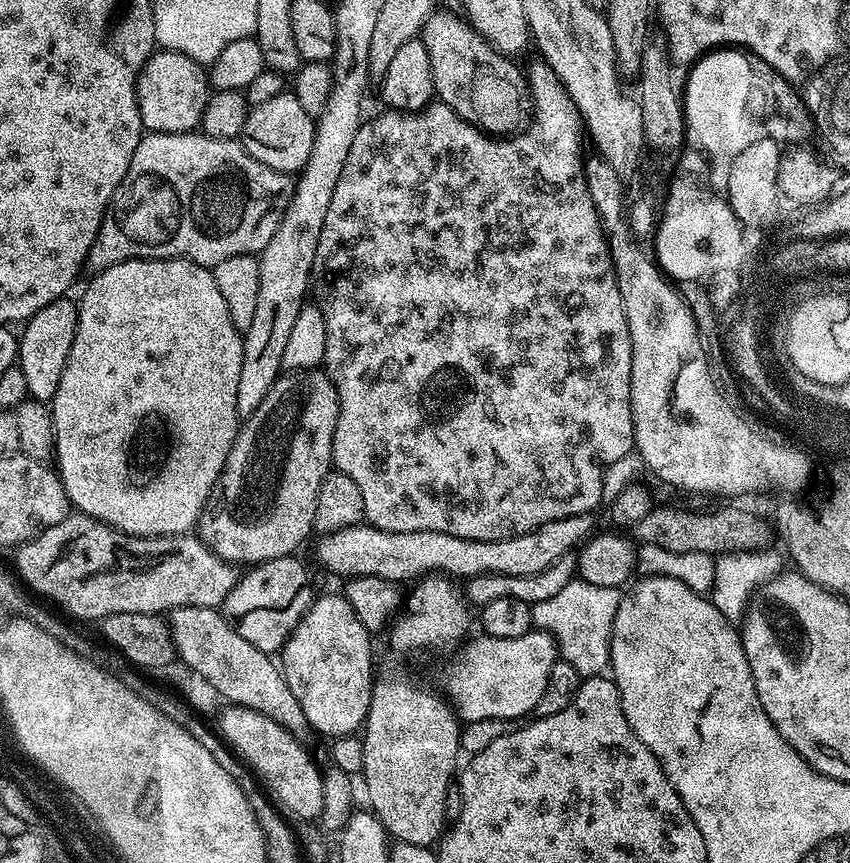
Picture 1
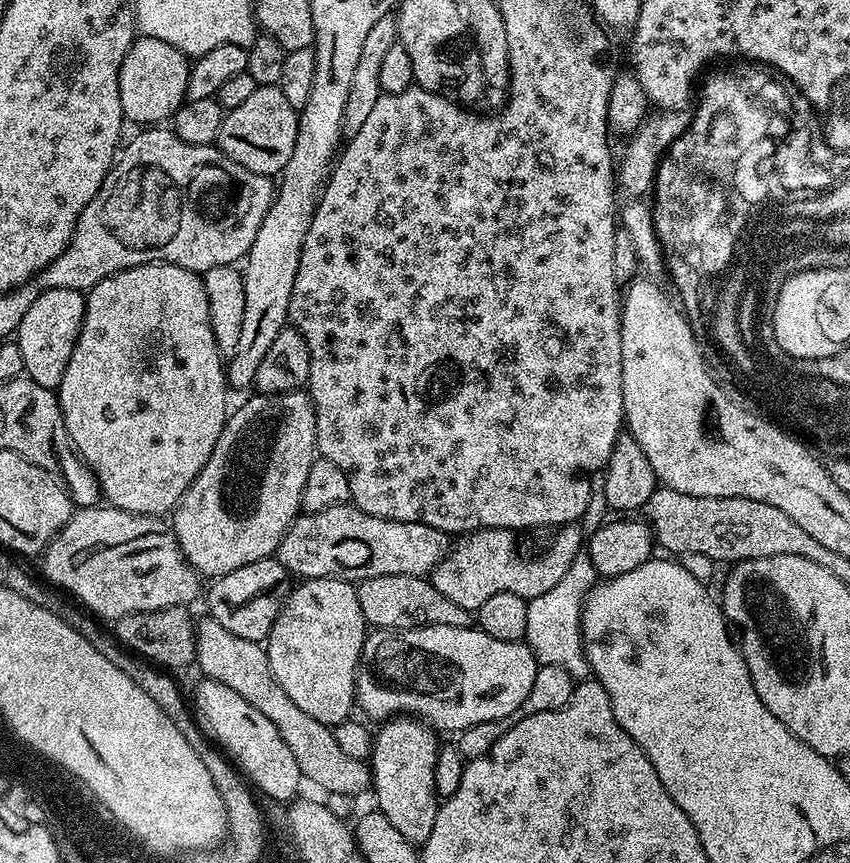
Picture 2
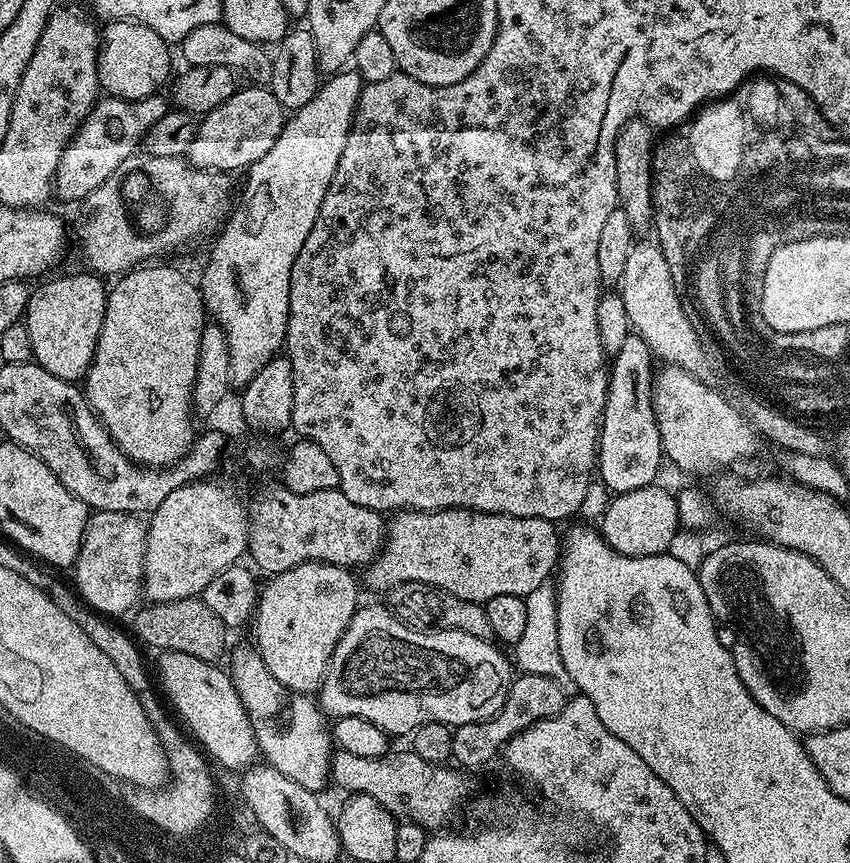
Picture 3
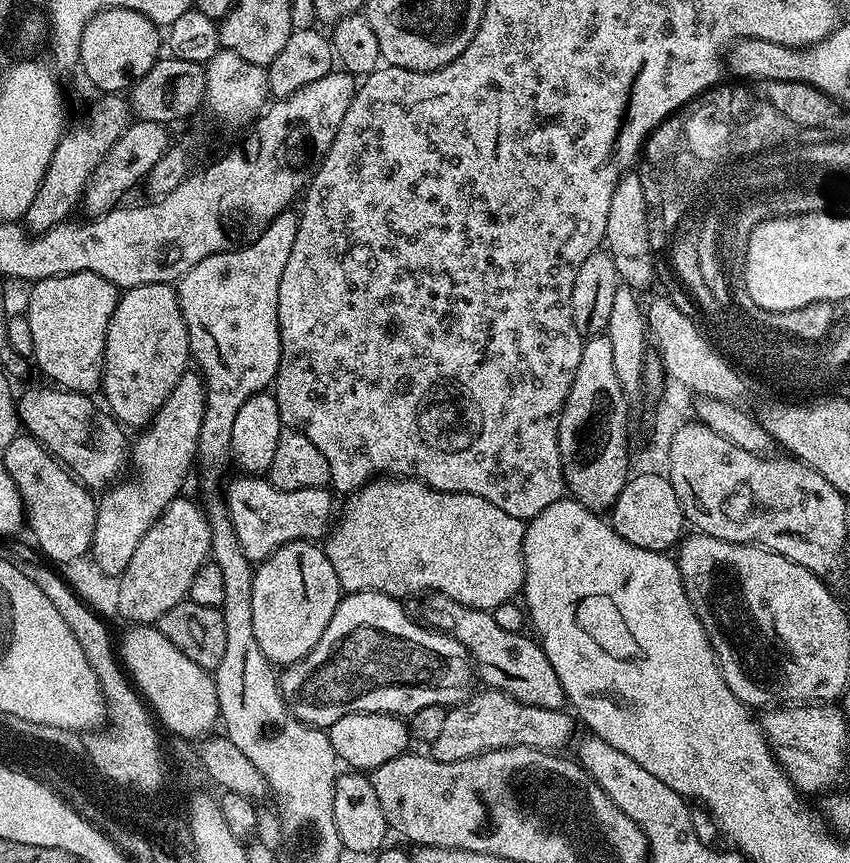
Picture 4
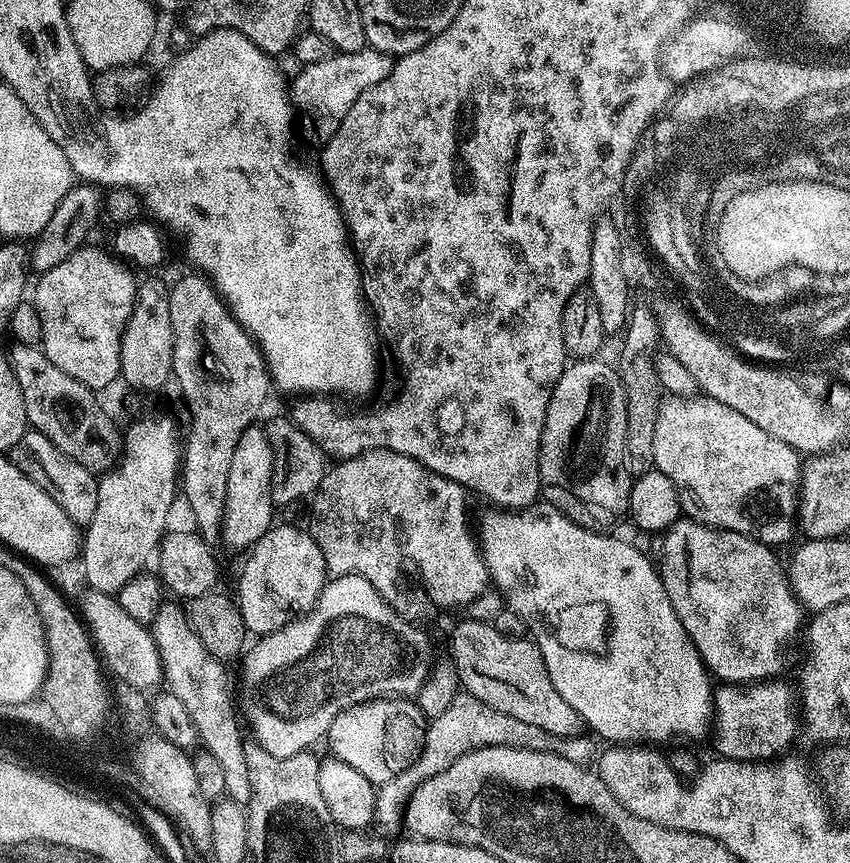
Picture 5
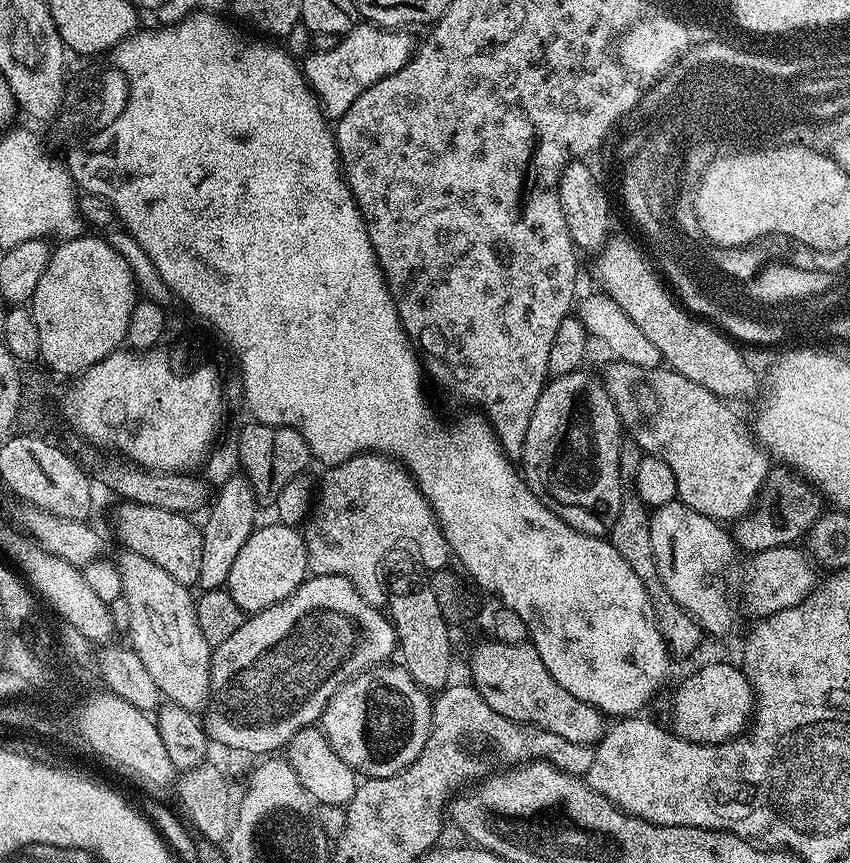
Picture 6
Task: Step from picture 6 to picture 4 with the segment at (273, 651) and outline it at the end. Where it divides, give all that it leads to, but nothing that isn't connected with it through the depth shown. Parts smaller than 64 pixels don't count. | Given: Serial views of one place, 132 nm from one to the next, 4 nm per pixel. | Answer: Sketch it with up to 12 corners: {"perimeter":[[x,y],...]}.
{"perimeter":[[341,595],[279,673],[302,722],[407,718],[473,695],[452,636],[395,596]]}

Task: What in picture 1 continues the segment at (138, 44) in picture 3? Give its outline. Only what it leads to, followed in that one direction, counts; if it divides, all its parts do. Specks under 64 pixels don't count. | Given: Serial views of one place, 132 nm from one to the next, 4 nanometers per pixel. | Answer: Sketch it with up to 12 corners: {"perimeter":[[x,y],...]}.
{"perimeter":[[153,52],[136,83],[148,132],[199,129],[205,65]]}

